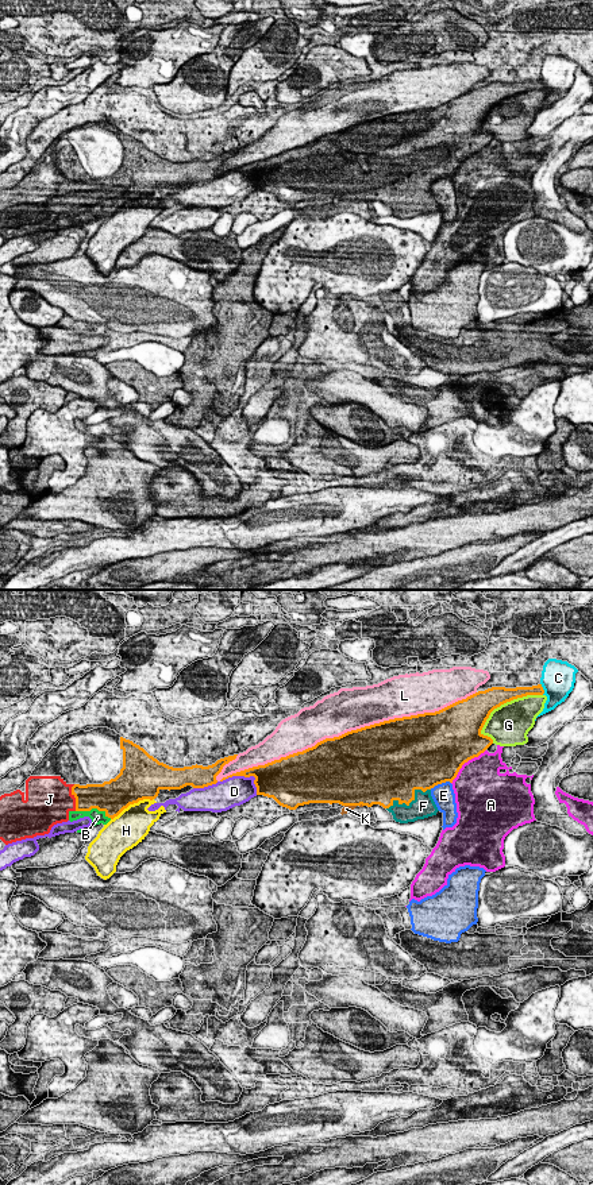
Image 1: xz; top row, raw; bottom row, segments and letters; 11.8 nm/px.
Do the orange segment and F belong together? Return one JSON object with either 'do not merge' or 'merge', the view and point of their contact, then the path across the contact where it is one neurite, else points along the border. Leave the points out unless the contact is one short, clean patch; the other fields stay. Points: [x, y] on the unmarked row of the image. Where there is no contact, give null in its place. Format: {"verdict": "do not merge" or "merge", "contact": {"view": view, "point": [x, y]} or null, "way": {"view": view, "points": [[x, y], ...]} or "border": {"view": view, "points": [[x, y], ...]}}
{"verdict": "merge", "contact": {"view": "xz", "point": [411, 196]}}

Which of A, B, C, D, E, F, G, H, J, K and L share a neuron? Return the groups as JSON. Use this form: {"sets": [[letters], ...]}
{"sets": [["A"], ["B", "F", "J"], ["C", "K"], ["D"], ["E"], ["G"], ["H"], ["L"]]}

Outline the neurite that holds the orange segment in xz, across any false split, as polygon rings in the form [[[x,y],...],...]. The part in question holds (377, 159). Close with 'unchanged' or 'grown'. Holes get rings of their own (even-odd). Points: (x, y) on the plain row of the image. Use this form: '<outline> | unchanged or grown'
[[[542,80],[492,82],[435,108],[394,113],[326,134],[303,147],[232,169],[220,177],[232,171],[254,171],[257,190],[273,193],[289,205],[309,198],[380,200],[396,217],[415,217],[439,206],[431,185],[446,177],[453,178],[465,158],[478,153],[493,139],[490,132],[481,128],[490,108],[513,94],[543,89]]] | grown

